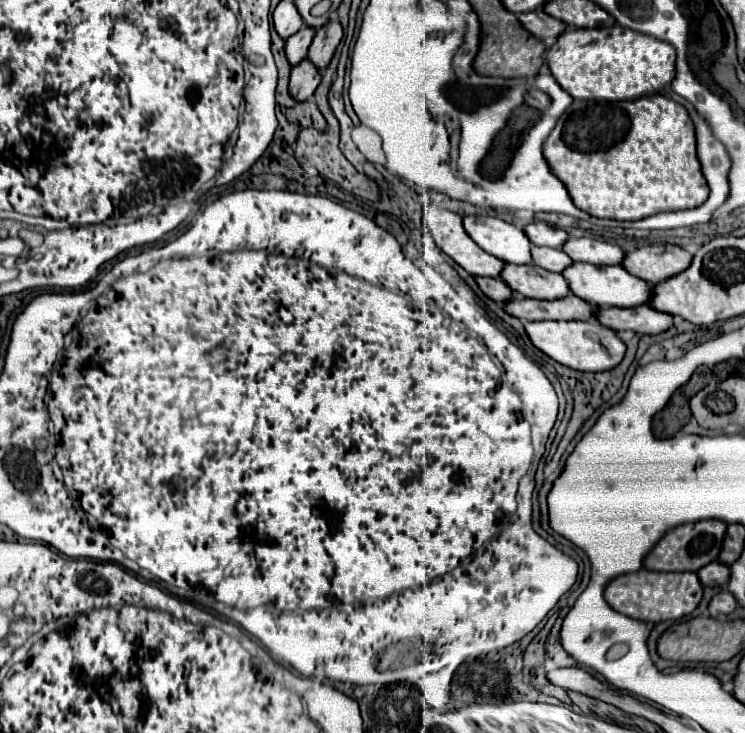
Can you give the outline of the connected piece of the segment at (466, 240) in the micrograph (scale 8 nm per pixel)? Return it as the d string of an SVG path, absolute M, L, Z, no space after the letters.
M427 205L423 209L423 221L433 235L435 245L467 273L483 277L499 277L497 271L501 271L503 261L497 261L493 255L477 247L477 243L465 233L461 215L449 209Z

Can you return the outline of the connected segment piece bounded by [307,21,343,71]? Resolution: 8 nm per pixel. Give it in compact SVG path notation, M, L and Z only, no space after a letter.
M329 21L325 27L321 27L321 31L315 33L313 37L313 43L309 47L309 61L319 69L319 71L325 71L325 67L329 65L339 41L343 37L343 29L339 23L335 21Z

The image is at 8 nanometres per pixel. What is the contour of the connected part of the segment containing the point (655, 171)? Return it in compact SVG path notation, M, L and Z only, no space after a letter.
M647 95L635 101L581 101L575 99L561 115L543 143L545 161L551 173L561 179L573 203L593 215L617 221L637 221L663 211L693 209L709 195L695 151L695 127L683 105L665 95Z

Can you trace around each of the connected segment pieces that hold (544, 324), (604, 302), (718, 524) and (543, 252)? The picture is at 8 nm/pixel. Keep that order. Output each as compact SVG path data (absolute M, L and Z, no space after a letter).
M595 319L591 321L535 321L525 323L525 331L531 343L543 351L547 357L561 365L577 371L609 371L617 367L625 355L625 343L615 335L615 331L603 327Z
M571 263L563 273L565 281L569 283L569 289L585 299L589 305L595 307L635 307L645 305L651 295L651 285L647 285L643 279L637 279L629 275L621 265L605 265L605 267L593 267L589 263Z
M717 519L685 523L685 525L673 527L657 541L653 551L649 551L649 555L645 555L643 567L651 569L651 571L699 571L703 565L717 559L725 529L727 529L727 525Z
M531 247L531 255L533 255L535 265L547 271L555 271L555 273L561 273L571 263L569 255L553 247Z

